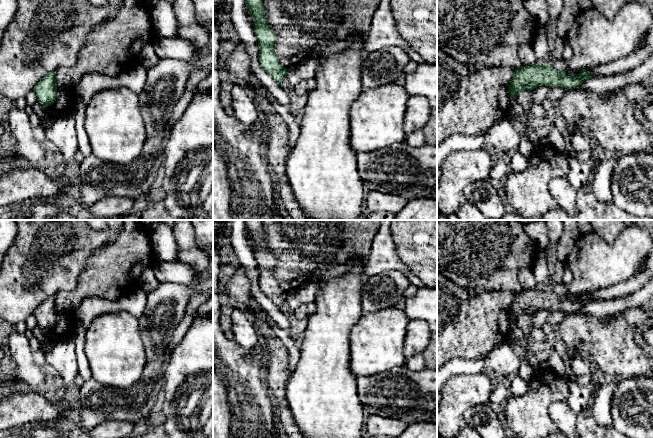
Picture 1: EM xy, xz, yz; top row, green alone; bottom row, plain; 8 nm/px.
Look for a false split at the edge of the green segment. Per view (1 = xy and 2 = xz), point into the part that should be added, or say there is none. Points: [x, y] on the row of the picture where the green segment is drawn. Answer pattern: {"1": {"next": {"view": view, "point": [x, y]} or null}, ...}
{"1": {"next": null}, "2": {"next": null}}

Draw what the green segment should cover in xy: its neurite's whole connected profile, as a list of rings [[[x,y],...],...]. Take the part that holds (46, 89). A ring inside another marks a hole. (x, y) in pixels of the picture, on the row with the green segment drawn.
[[[55,71],[46,74],[34,87],[38,103],[51,106],[57,98]]]

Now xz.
[[[245,0],[245,4],[249,15],[255,21],[254,32],[259,46],[259,63],[265,72],[281,85],[289,69],[280,64],[279,57],[274,52],[276,32],[265,22],[262,0]]]

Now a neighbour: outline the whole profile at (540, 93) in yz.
[[[545,85],[535,88],[532,92],[533,103],[540,104],[547,97],[551,89],[552,87]]]

